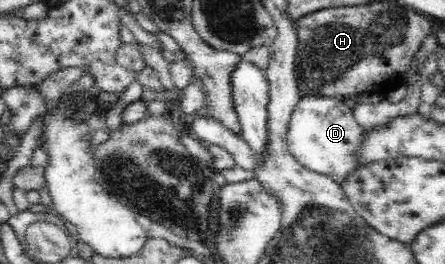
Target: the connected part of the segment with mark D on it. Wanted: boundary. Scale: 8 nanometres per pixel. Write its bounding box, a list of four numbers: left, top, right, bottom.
[287,96,365,179]

